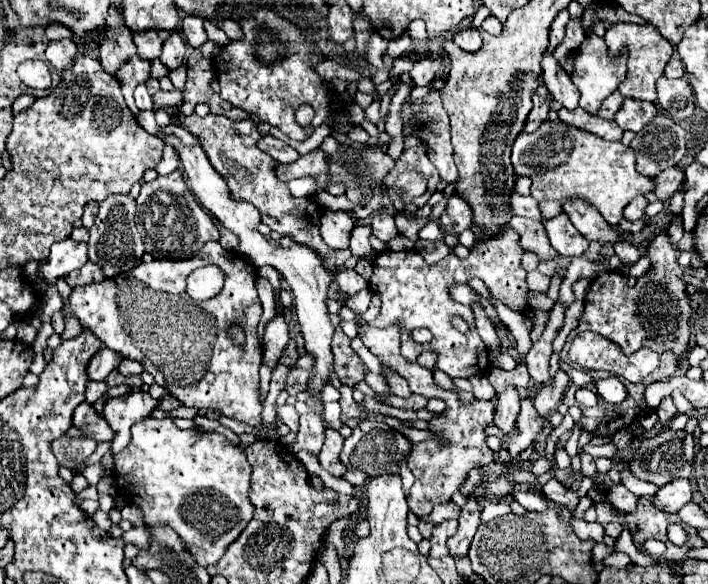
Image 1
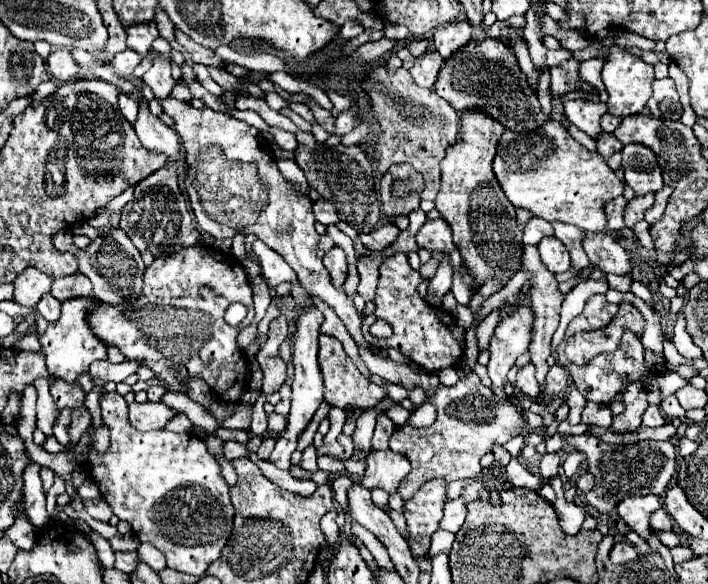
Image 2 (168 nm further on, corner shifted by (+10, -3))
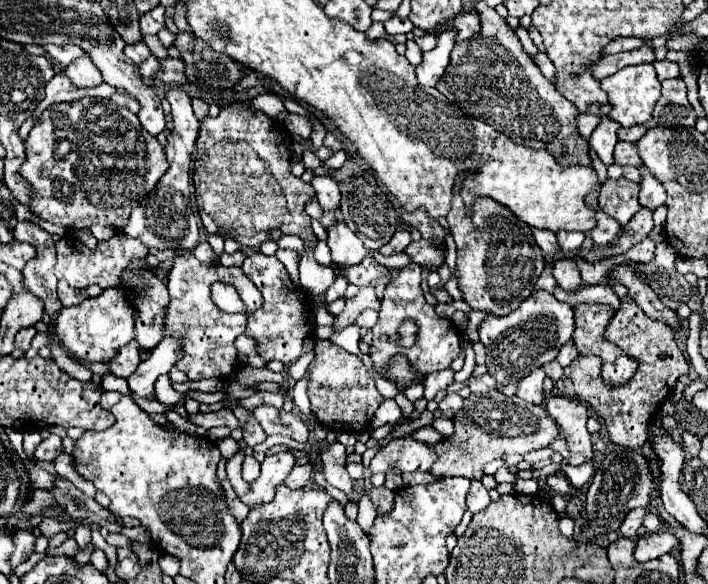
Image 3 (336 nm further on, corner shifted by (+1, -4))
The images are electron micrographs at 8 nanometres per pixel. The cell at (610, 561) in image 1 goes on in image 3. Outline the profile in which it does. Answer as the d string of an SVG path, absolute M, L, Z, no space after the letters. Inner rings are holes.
M654 532L638 538L634 558L638 558L638 562L648 562L670 552L674 546L678 546L676 536L672 536L670 532Z

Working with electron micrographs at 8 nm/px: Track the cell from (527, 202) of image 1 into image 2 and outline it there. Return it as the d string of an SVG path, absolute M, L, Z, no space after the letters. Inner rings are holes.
M531 217L531 221L523 227L523 243L525 245L537 245L543 237L553 237L553 227L551 223Z

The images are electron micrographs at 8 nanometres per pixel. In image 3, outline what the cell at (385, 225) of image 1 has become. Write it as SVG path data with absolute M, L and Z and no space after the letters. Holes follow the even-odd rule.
M400 228L400 230L396 230L396 232L394 232L392 240L380 248L380 252L382 252L382 254L386 254L386 256L390 256L390 254L396 254L396 252L402 252L410 242L412 242L410 232Z

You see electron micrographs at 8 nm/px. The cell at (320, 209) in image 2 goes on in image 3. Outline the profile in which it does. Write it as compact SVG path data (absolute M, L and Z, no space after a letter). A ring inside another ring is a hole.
M316 176L312 180L312 186L316 190L318 204L324 212L336 212L340 208L340 188L338 184L328 176Z

